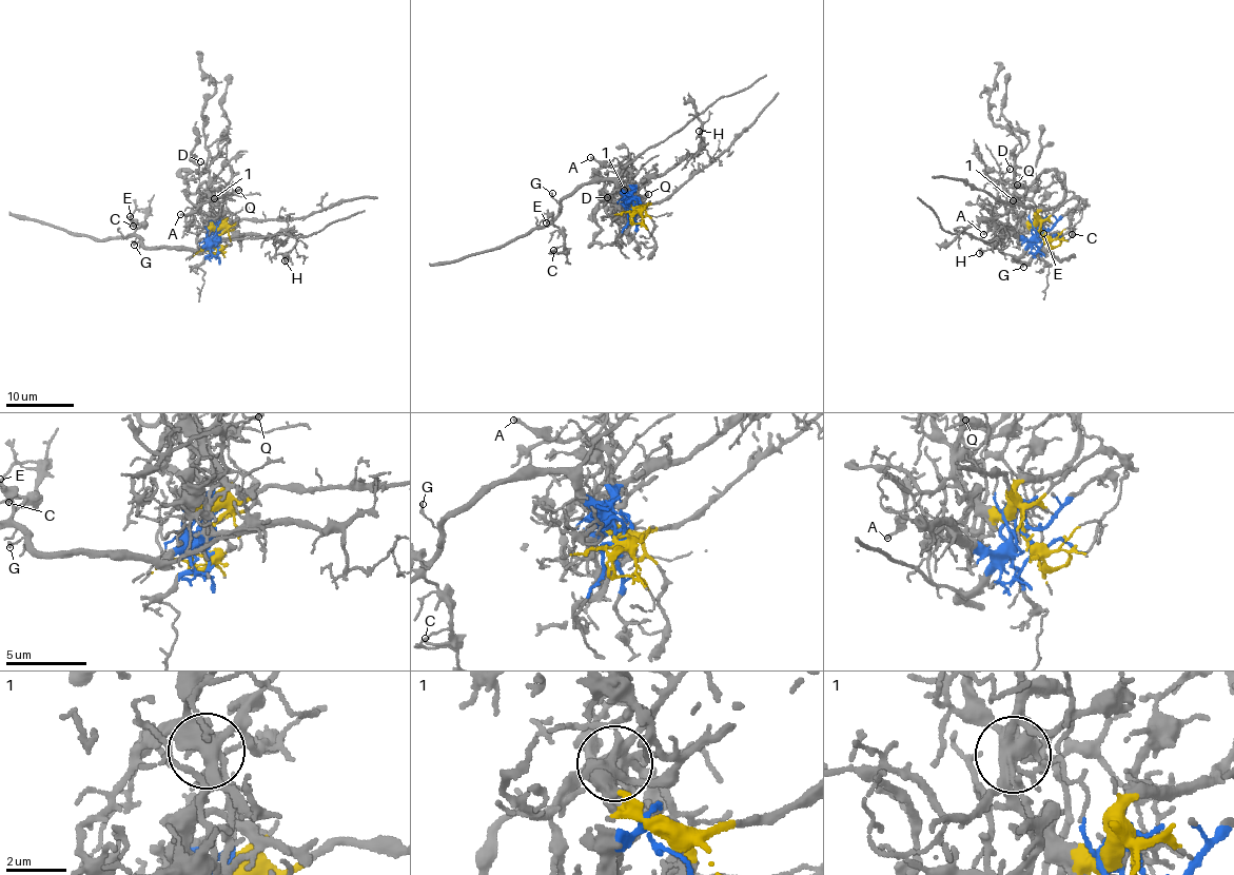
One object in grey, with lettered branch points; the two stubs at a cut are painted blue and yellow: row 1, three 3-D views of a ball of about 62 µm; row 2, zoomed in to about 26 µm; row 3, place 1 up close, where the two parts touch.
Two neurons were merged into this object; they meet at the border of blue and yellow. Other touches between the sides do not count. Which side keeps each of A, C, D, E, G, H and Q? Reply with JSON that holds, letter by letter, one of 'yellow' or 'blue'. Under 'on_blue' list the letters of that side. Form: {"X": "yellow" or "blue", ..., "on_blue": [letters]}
{"A": "yellow", "C": "blue", "D": "yellow", "E": "blue", "G": "blue", "H": "blue", "Q": "yellow", "on_blue": ["C", "E", "G", "H"]}

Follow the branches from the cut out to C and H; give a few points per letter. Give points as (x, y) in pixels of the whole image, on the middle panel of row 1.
C: (633, 209), (638, 207), (613, 181), (581, 182), (562, 200), (561, 212), (553, 222), (563, 237), (552, 250)
H: (633, 209), (638, 207), (632, 201), (632, 190), (673, 169), (688, 152), (692, 157), (698, 150), (700, 131)

